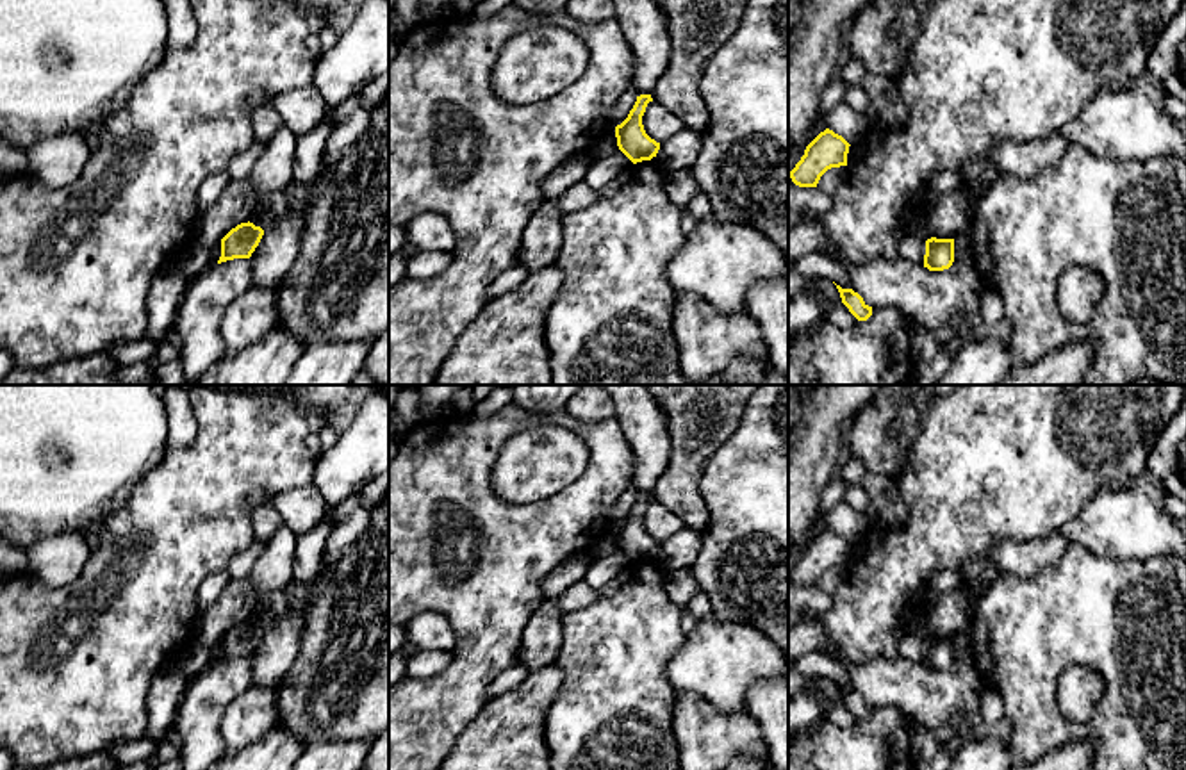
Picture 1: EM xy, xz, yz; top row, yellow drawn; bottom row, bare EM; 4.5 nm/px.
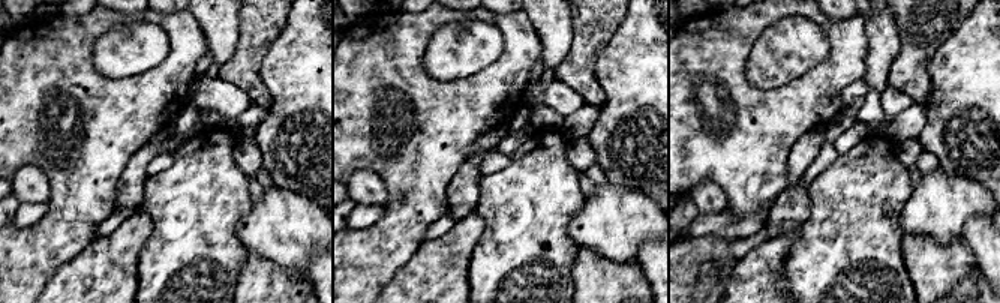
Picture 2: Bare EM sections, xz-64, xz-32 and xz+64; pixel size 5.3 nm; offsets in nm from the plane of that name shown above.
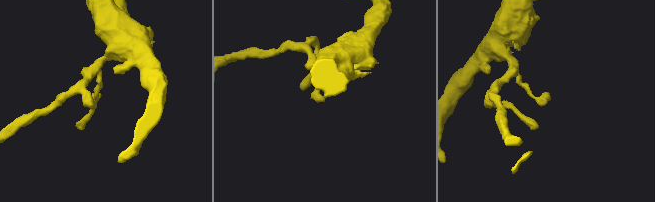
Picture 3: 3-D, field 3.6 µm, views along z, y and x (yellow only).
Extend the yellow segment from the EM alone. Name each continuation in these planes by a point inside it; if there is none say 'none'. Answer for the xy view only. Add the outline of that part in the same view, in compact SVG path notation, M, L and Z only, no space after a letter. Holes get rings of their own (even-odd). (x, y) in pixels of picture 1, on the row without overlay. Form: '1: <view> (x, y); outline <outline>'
none

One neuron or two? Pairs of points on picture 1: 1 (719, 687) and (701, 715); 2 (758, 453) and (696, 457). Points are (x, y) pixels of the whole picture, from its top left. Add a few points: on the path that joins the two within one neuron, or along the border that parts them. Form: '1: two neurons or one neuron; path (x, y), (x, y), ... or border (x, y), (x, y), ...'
1: two neurons; border (676, 690), (698, 694), (717, 708), (744, 712)
2: two neurons; border (739, 423), (708, 460), (700, 478), (701, 496)

